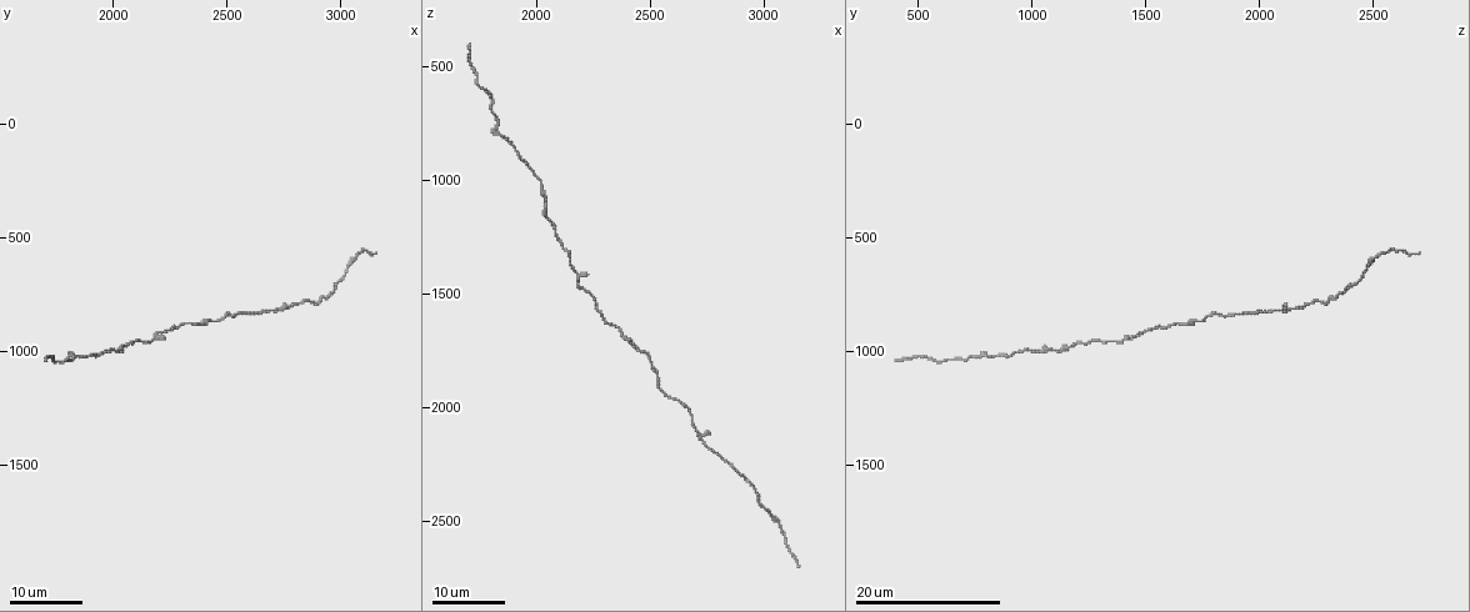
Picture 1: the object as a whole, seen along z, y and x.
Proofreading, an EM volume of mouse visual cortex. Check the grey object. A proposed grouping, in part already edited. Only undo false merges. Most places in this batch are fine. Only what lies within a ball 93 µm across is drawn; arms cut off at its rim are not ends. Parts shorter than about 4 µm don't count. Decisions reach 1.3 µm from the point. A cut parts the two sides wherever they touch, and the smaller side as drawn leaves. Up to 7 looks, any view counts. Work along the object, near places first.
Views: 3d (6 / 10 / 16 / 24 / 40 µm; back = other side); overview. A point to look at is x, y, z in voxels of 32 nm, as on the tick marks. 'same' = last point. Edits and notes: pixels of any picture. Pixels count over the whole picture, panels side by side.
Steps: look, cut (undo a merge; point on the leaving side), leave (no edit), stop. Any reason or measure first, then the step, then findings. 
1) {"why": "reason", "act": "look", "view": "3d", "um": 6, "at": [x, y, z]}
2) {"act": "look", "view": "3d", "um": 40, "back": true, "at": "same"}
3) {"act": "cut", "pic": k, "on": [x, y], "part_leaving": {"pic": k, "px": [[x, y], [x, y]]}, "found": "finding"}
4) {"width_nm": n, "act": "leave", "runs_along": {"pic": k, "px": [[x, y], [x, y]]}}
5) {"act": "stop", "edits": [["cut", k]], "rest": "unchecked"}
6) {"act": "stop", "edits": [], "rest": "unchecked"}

{"why": "thick turns thin", "act": "look", "view": "3d", "um": 16, "at": [3060, 580, 2520]}

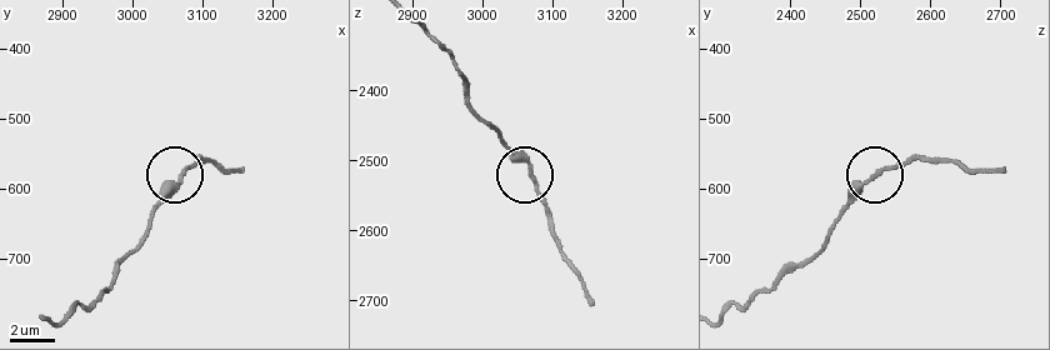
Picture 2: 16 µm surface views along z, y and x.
{"act": "look", "view": "3d", "um": 6, "at": [3070, 590, 2510]}

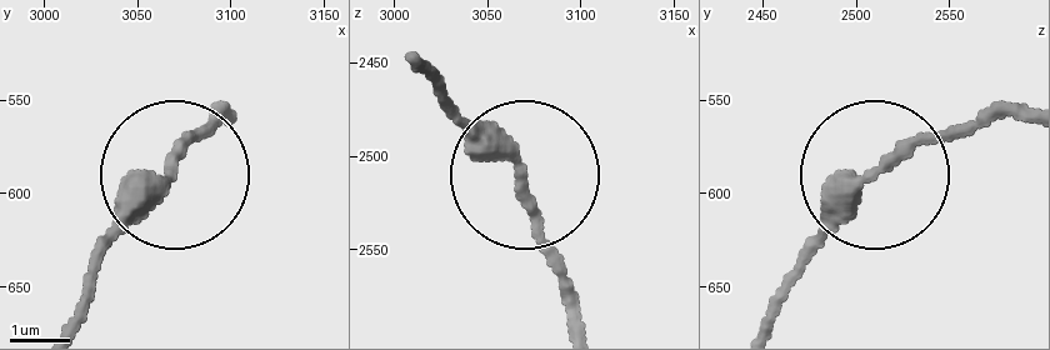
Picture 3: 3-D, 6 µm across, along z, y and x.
{"act": "leave", "runs_along": {"pic": 3, "px": [[71, 324], [111, 234], [225, 105]]}, "found": "continuous, no second cell"}

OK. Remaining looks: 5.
{"why": "thin neck", "act": "look", "view": "3d", "um": 24, "at": [2950, 730, 2370]}

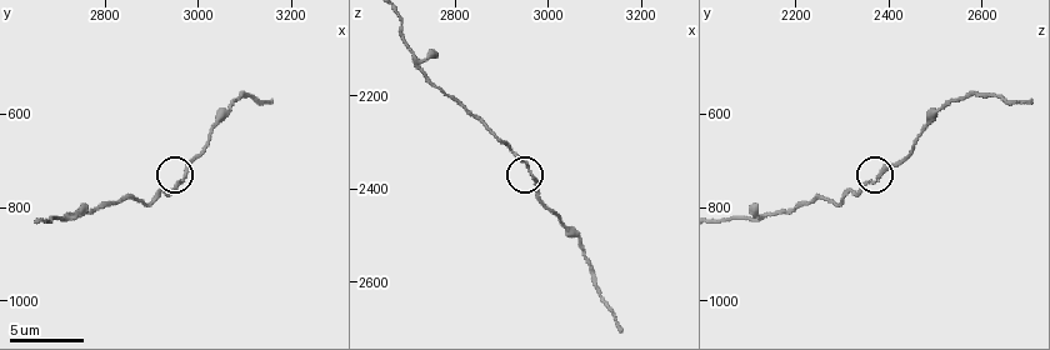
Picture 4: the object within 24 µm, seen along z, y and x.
{"why": "zoom in", "act": "look", "view": "3d", "um": 6, "at": [2955, 750, 2360]}

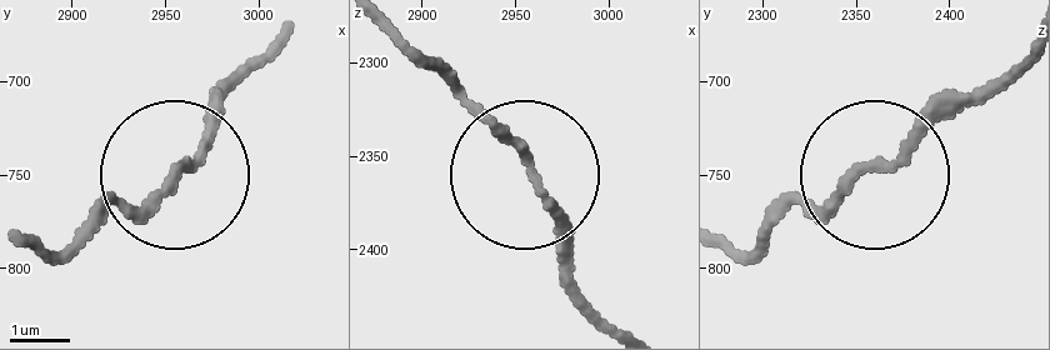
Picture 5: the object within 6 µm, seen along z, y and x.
{"act": "leave", "runs_along": {"pic": 5, "px": [[725, 239], [755, 244], [889, 165], [974, 90]]}, "found": "one cell here"}

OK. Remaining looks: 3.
{"act": "look", "view": "3d", "um": 6, "at": [2740, 810, 2155]}

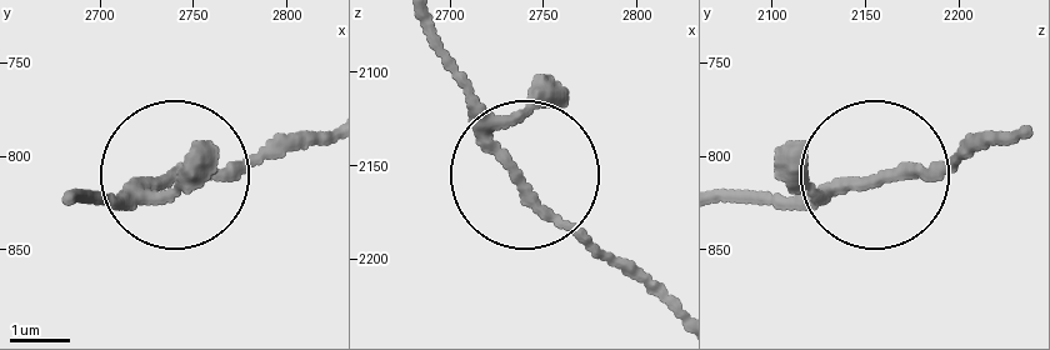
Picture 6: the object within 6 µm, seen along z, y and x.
{"act": "leave", "runs_along": {"pic": 6, "px": [[720, 196], [824, 196], [999, 138]]}, "found": "continuous, no second cell"}

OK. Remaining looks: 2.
{"why": "thick turns thin", "act": "look", "view": "3d", "um": 16, "at": [2170, 970, 1380]}

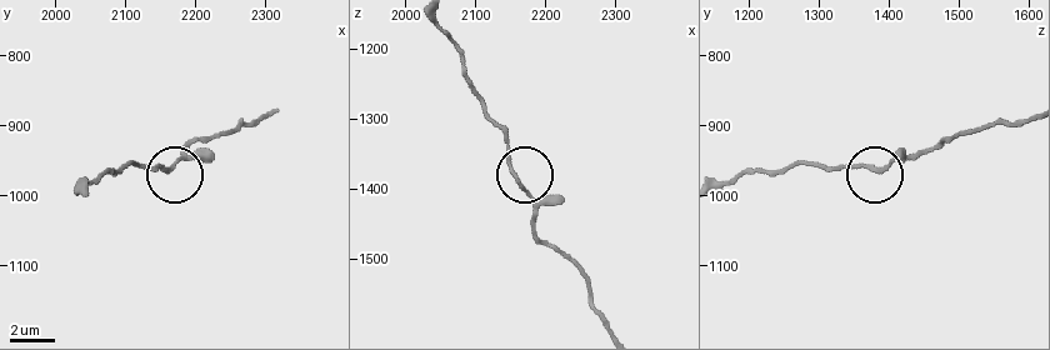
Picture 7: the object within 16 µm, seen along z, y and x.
{"why": "closer look", "act": "look", "view": "3d", "um": 6, "at": [2160, 960, 1395]}

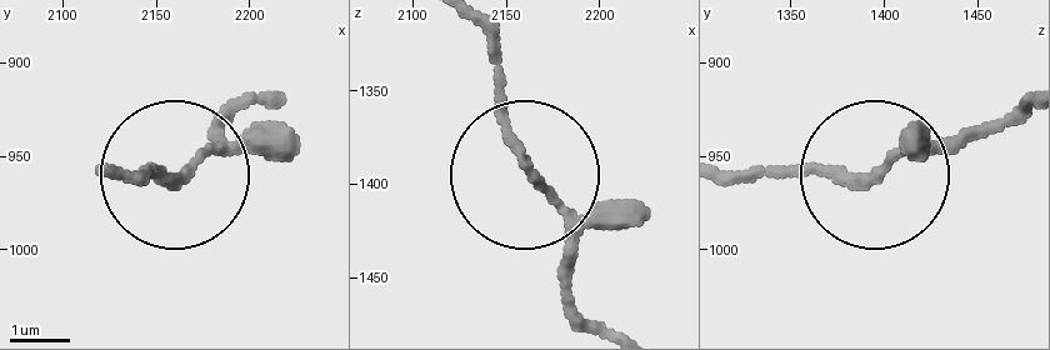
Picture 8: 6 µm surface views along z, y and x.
{"act": "leave", "runs_along": {"pic": 8, "px": [[256, 101], [186, 166], [143, 171]]}, "found": "all the same cell"}

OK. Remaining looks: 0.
{"act": "stop", "edits": [], "rest": "unchecked"}

